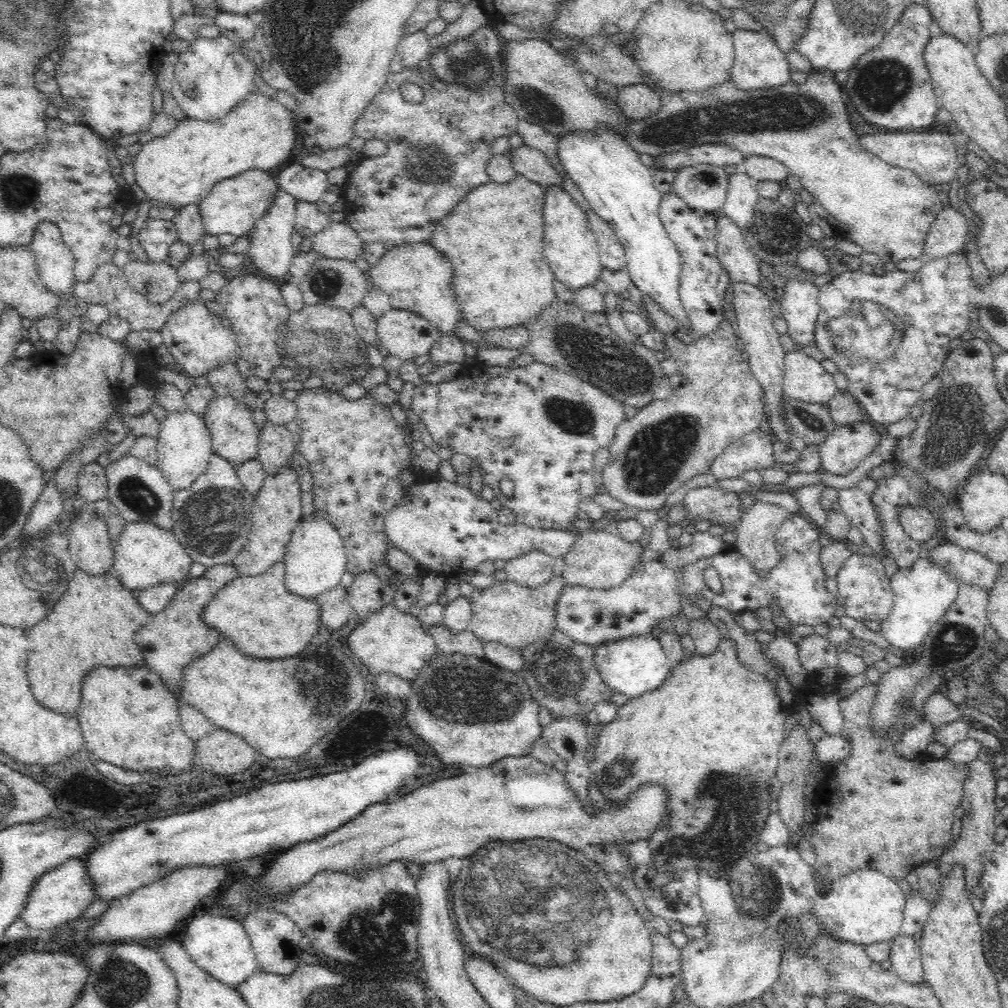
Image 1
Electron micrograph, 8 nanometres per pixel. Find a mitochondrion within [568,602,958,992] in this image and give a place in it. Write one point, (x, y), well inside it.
(719, 840)

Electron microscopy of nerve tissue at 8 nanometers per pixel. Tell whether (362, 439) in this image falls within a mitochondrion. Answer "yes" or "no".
no

